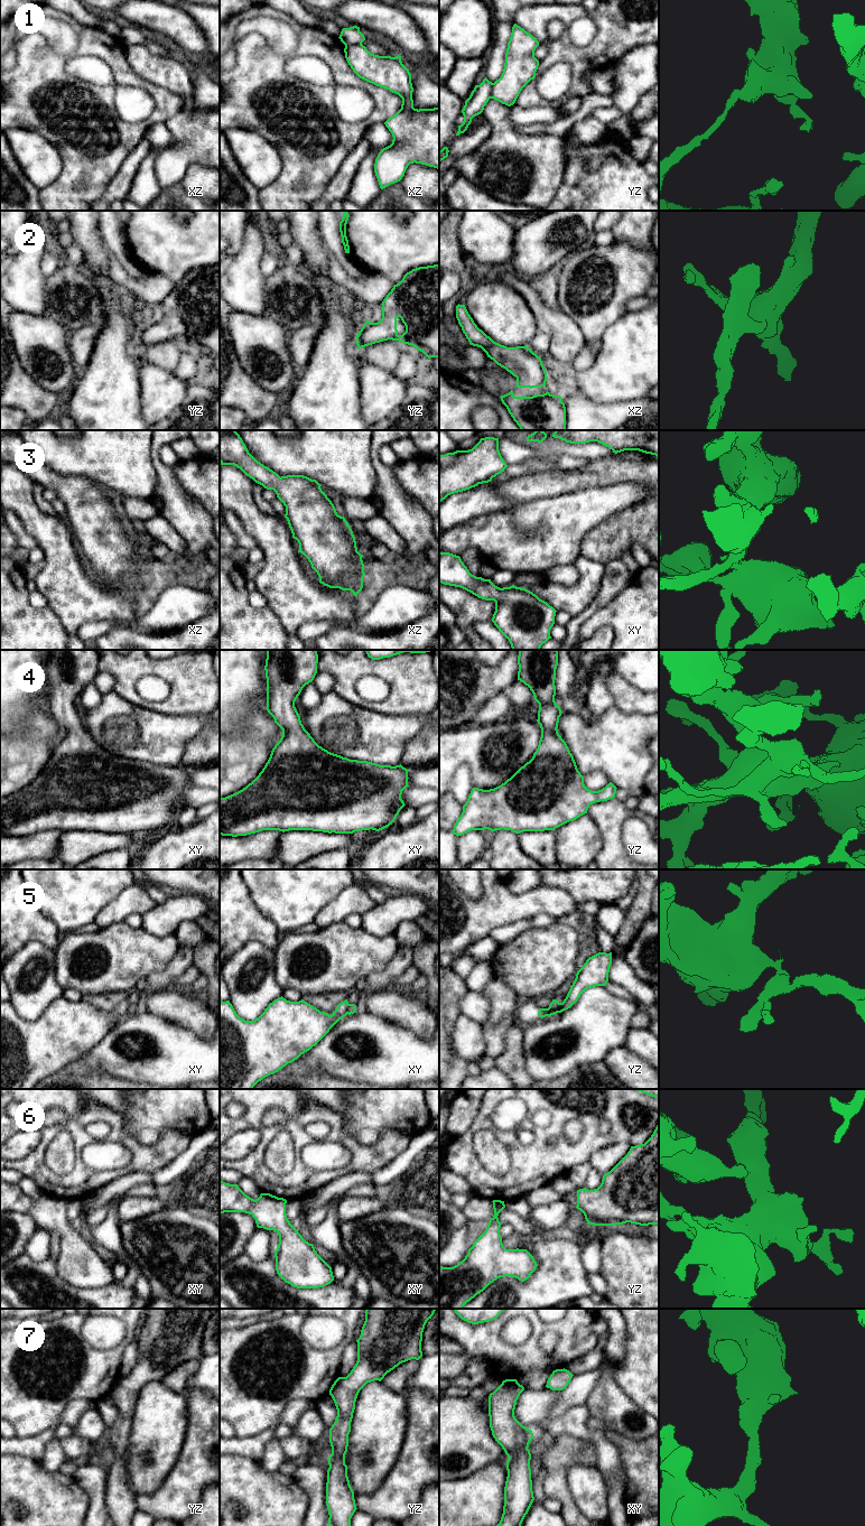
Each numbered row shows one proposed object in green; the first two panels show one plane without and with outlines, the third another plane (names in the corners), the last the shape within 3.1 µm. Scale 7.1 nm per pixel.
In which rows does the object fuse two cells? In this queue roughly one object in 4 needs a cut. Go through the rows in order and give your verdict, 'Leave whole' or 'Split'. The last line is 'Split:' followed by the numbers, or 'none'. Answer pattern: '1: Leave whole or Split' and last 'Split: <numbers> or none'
1: Split
2: Leave whole
3: Leave whole
4: Leave whole
5: Split
6: Leave whole
7: Leave whole
Split: 1, 5

